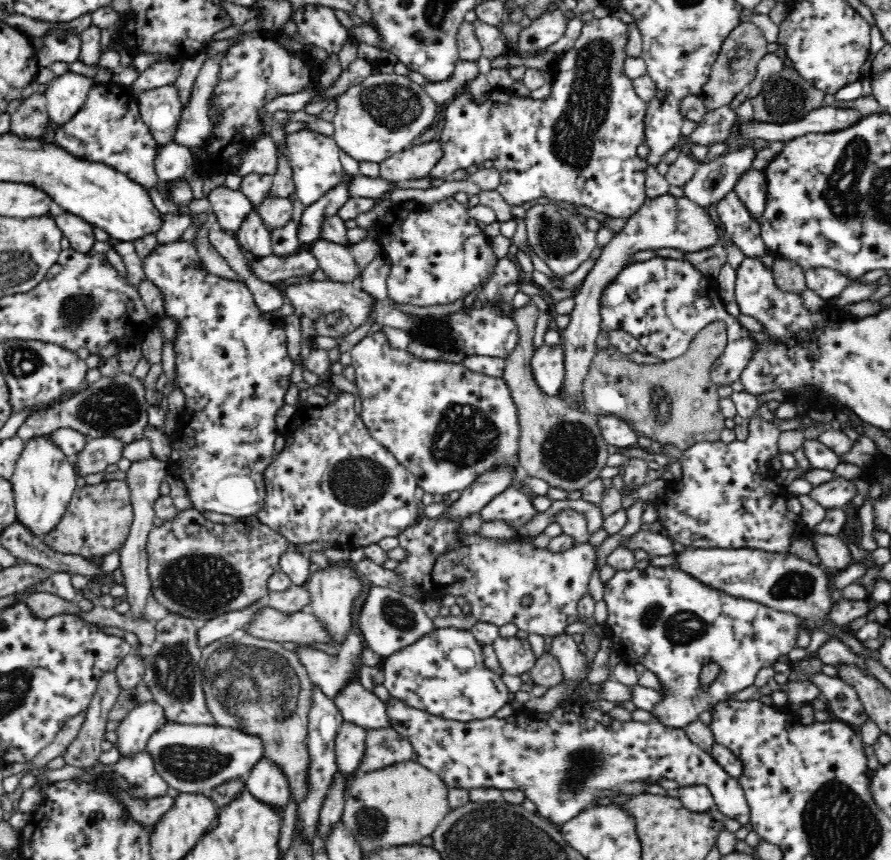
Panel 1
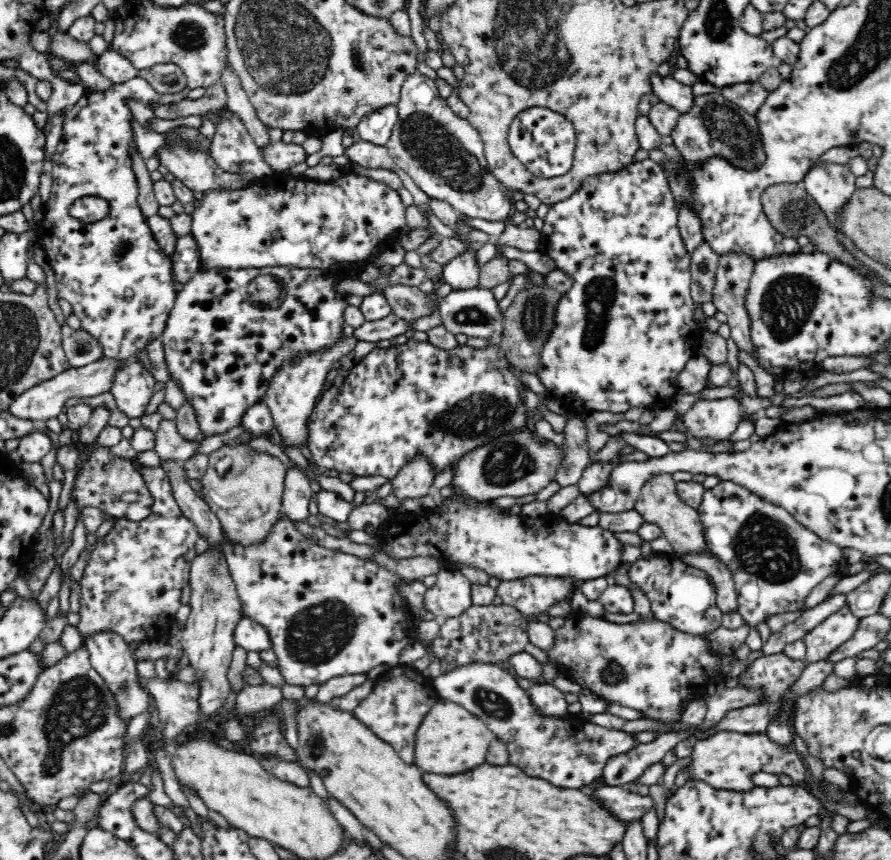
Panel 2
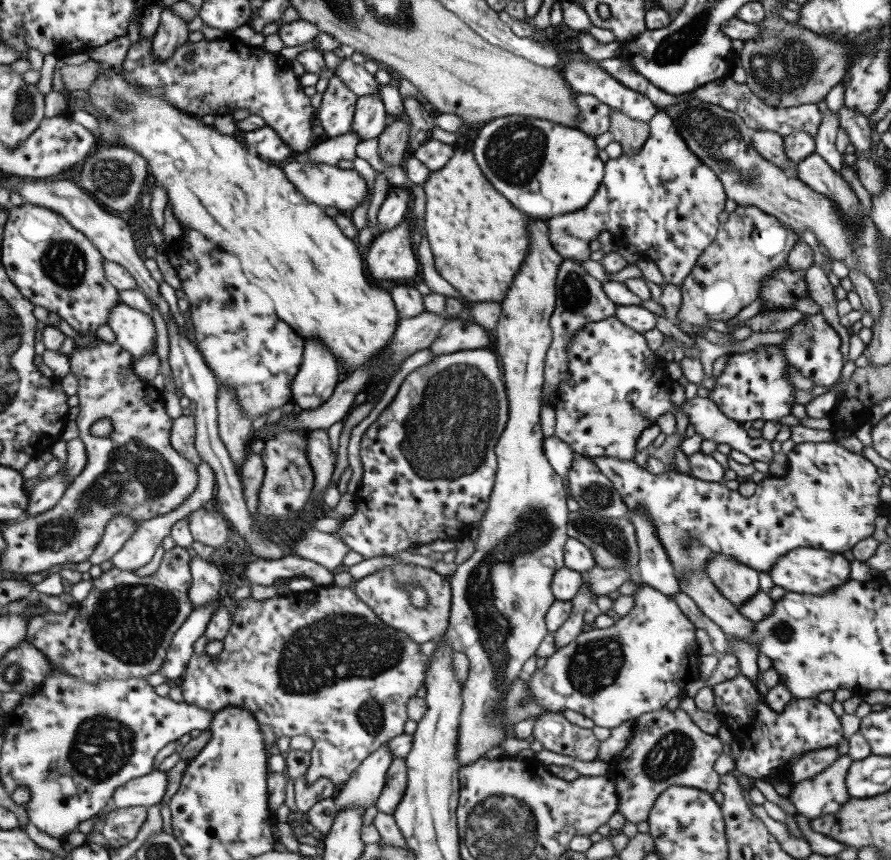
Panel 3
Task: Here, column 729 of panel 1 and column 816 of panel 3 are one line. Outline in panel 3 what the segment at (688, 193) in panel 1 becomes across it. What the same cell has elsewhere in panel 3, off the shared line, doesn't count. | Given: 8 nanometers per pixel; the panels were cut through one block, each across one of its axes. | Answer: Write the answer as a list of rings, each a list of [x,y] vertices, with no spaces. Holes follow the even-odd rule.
[[[810,153],[797,167],[797,179],[806,184],[813,192],[826,196],[832,200],[841,215],[844,228],[850,230],[850,241],[854,244],[858,235],[862,232],[866,212],[857,198],[850,184],[844,180],[841,172],[835,172],[819,154]]]

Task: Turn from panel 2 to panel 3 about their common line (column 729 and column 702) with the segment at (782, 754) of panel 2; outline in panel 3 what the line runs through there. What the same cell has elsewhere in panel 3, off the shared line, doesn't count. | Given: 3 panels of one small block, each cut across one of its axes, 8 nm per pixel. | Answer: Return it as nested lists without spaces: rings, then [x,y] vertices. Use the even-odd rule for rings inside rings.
[[[666,707],[660,710],[641,714],[634,719],[635,733],[628,741],[624,750],[620,750],[616,757],[608,763],[607,776],[615,782],[618,795],[618,808],[616,815],[622,820],[638,824],[648,820],[650,809],[654,801],[669,786],[687,786],[705,790],[712,793],[719,790],[721,776],[714,771],[714,764],[719,756],[723,755],[722,740],[718,736],[706,734],[699,726],[694,724],[689,714],[682,708],[670,710]]]

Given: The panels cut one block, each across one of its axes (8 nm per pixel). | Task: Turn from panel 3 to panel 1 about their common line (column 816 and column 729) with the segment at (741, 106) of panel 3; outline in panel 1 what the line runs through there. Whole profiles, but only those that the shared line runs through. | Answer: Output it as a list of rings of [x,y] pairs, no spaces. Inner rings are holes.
[[[729,104],[707,111],[694,132],[687,136],[688,143],[710,147],[725,142],[732,132],[732,125],[738,118]]]

